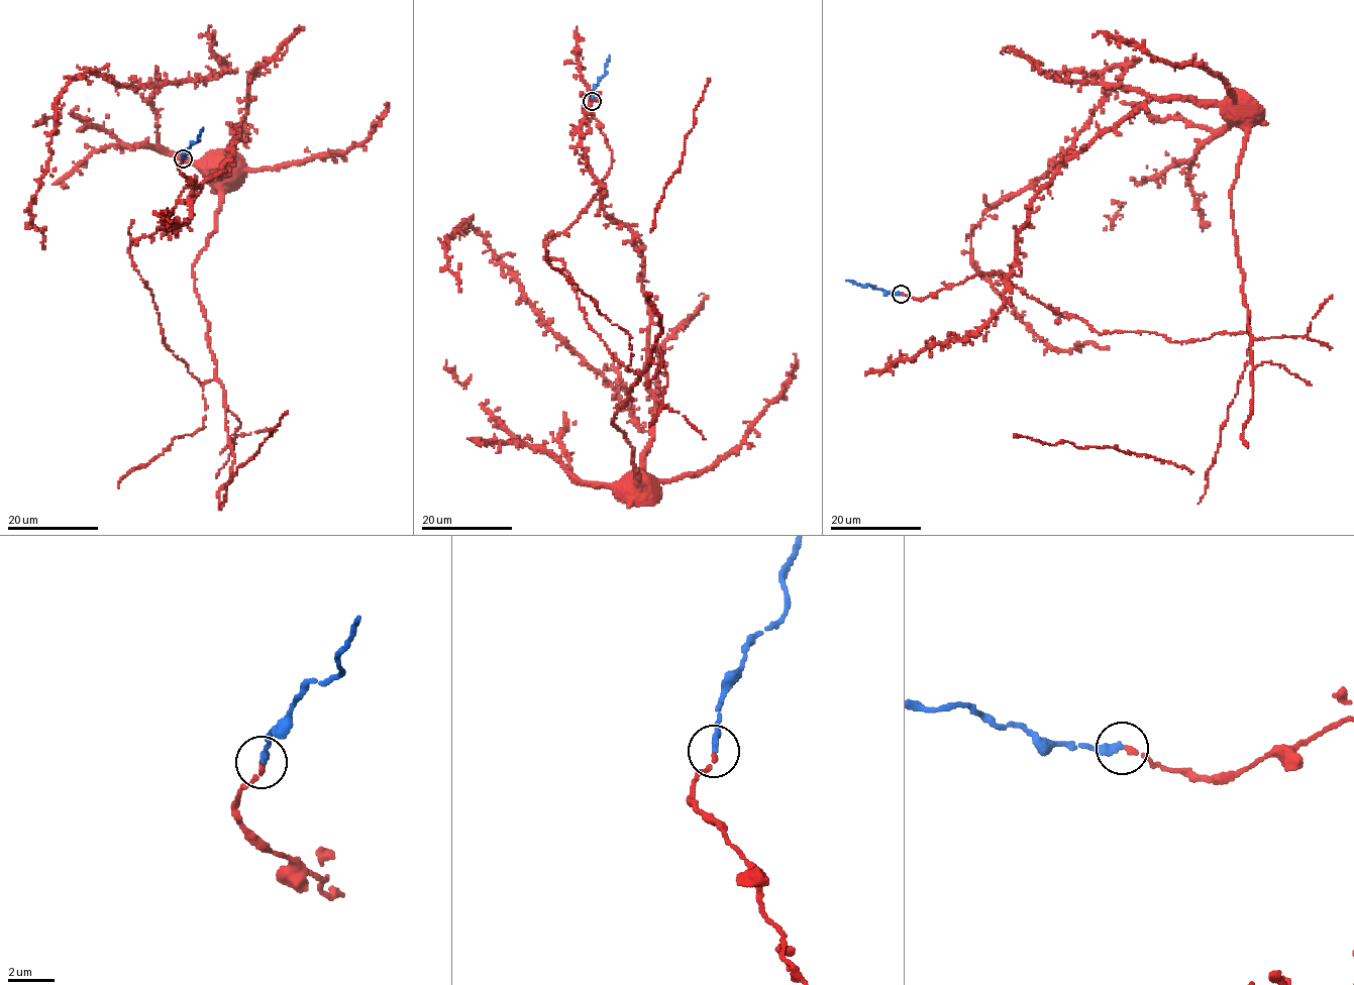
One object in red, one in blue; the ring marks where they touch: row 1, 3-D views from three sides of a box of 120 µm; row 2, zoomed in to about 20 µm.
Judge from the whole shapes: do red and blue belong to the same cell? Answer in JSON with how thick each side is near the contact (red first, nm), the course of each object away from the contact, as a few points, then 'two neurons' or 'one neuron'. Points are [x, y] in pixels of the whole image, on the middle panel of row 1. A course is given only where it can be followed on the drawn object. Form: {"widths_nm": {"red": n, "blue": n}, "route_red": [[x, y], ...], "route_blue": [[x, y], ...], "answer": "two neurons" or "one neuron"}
{"widths_nm": {"red": 200, "blue": 360}, "route_red": [[592, 102], [610, 170], [545, 258], [563, 260], [589, 327], [639, 373], [612, 424], [648, 490]], "route_blue": [[592, 101], [593, 88], [605, 74], [609, 56]], "answer": "one neuron"}

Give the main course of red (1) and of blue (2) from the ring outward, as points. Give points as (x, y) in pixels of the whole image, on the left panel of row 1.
1: (183, 158), (201, 188), (129, 252), (163, 341), (202, 384), (216, 365), (193, 264), (234, 156)
2: (183, 158), (192, 143), (198, 142), (202, 128)

